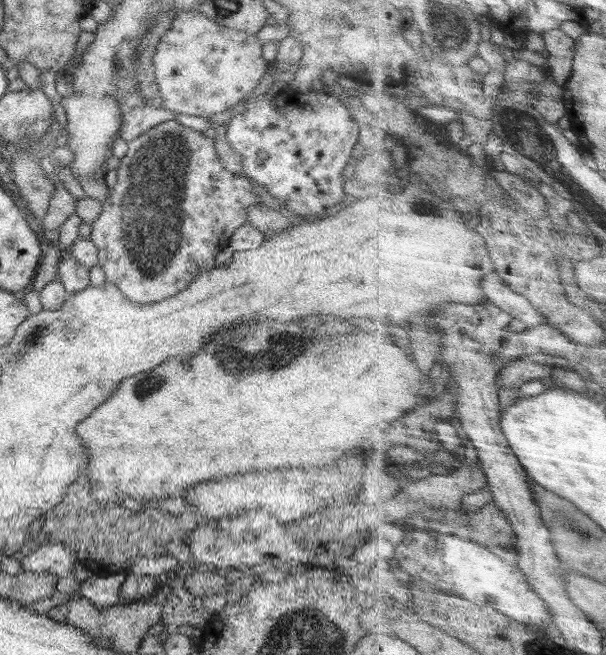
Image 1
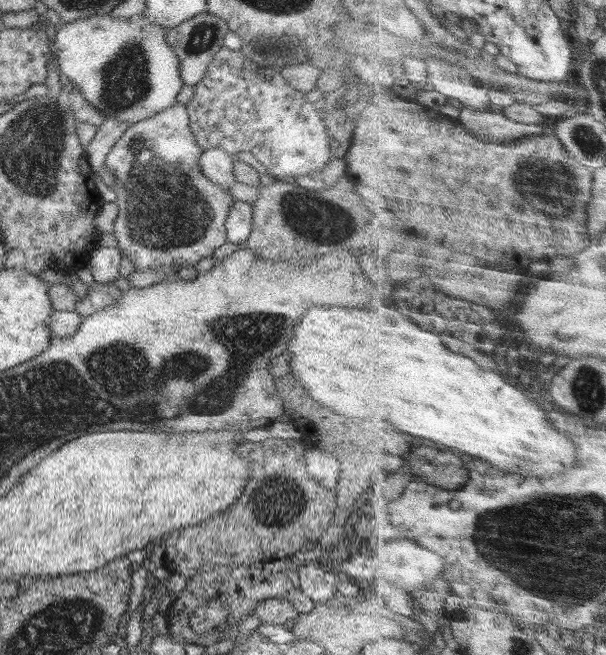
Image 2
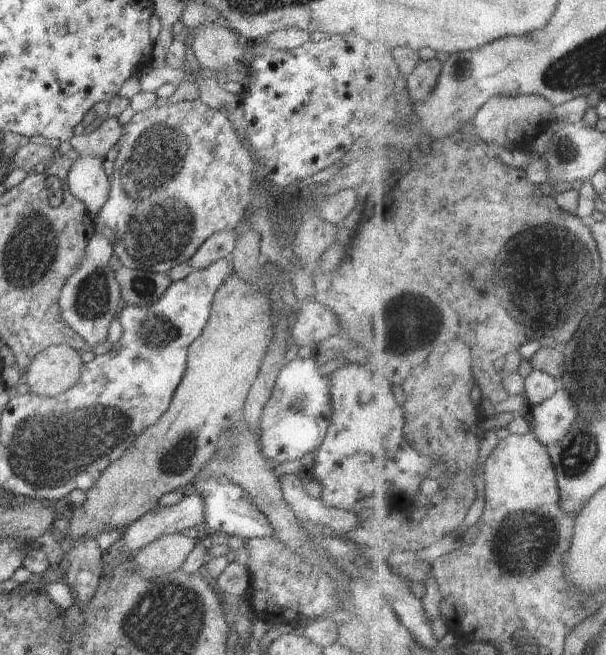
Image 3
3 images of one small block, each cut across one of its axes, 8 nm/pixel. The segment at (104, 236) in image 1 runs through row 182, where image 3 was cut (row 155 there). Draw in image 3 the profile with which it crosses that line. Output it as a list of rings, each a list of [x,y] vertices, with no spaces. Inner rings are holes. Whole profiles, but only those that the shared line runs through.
[[[192,99],[177,103],[168,103],[164,106],[152,106],[145,111],[138,111],[127,122],[116,145],[117,156],[114,160],[112,170],[112,181],[110,181],[110,190],[108,200],[98,213],[99,221],[94,220],[96,224],[95,230],[102,231],[105,228],[113,230],[115,236],[113,242],[113,252],[118,256],[120,262],[129,269],[141,269],[144,272],[155,272],[168,274],[171,268],[176,264],[188,263],[191,256],[206,242],[213,234],[220,231],[235,231],[245,218],[245,213],[253,208],[255,194],[253,193],[253,185],[256,184],[254,177],[256,176],[257,164],[252,156],[251,150],[236,133],[233,124],[230,123],[226,114],[222,110],[208,107],[200,99]]]

